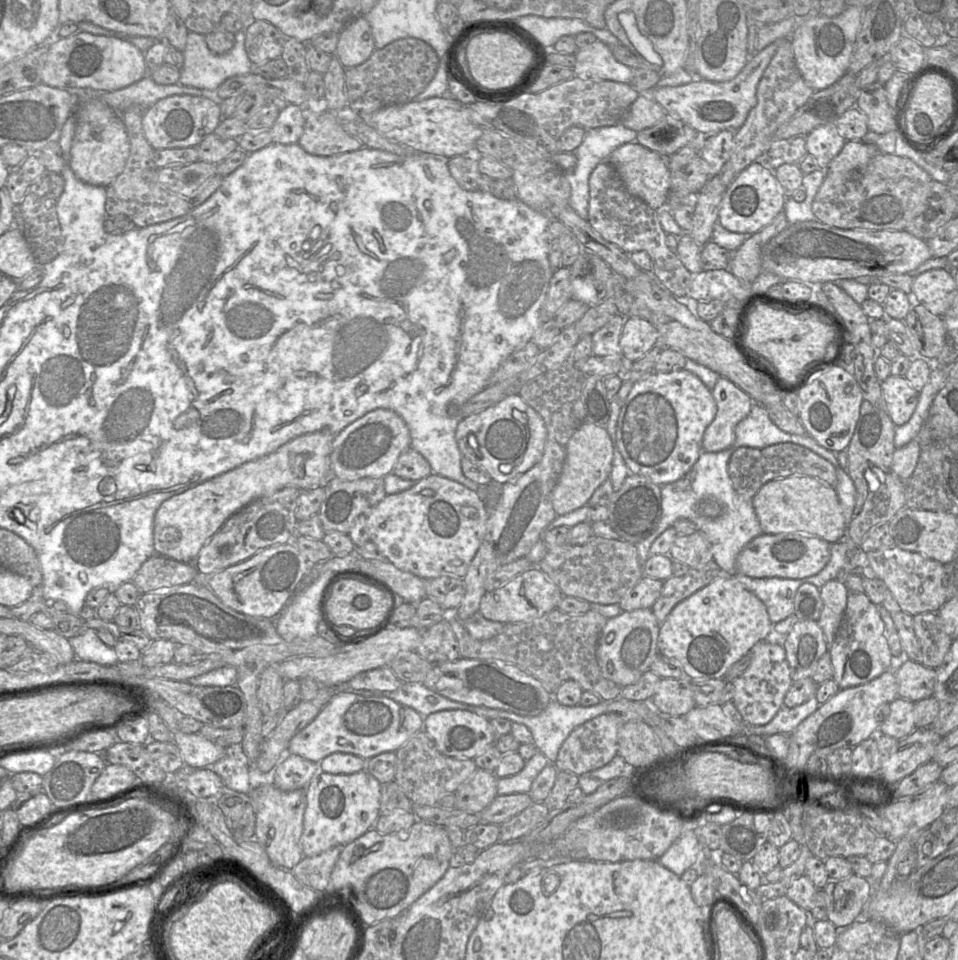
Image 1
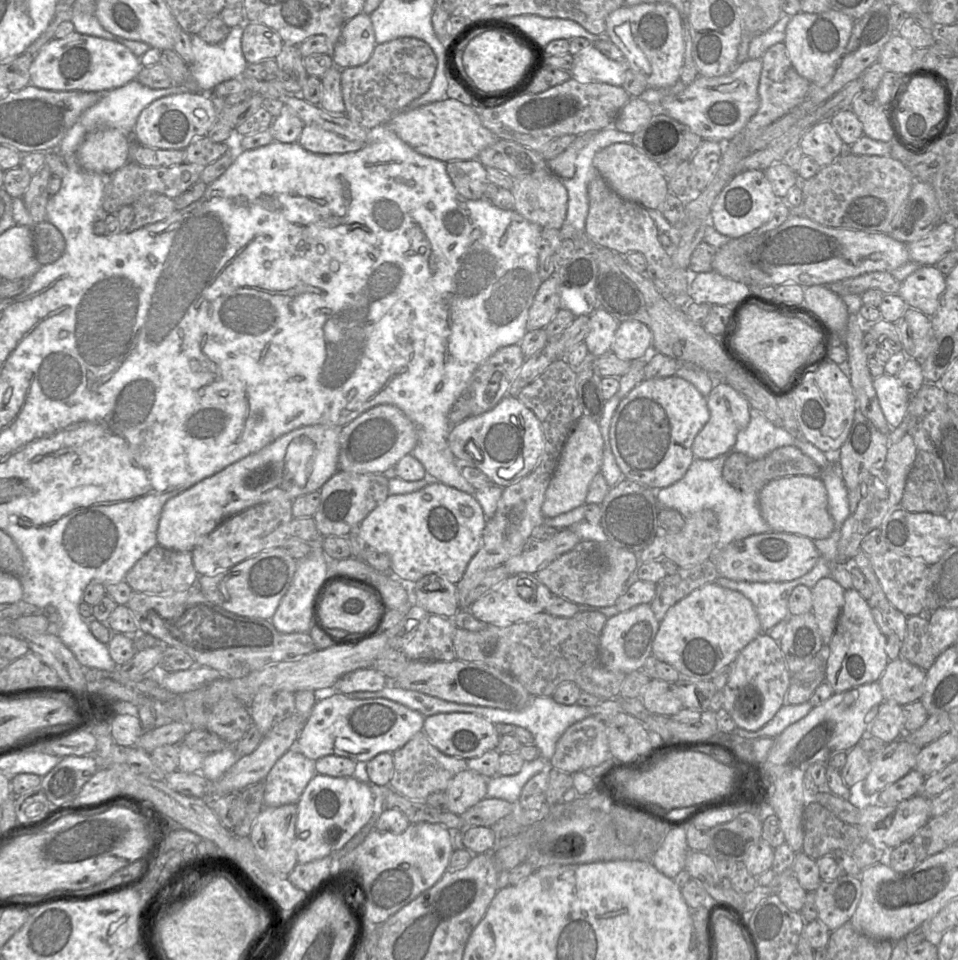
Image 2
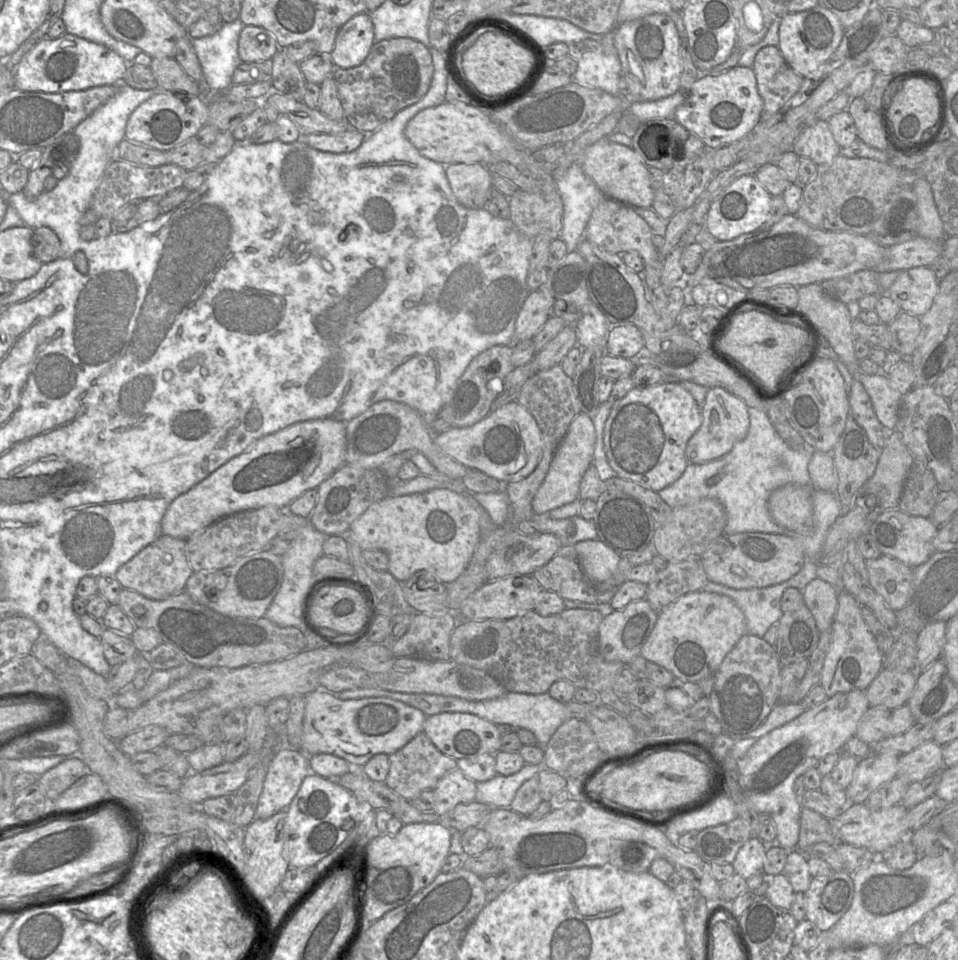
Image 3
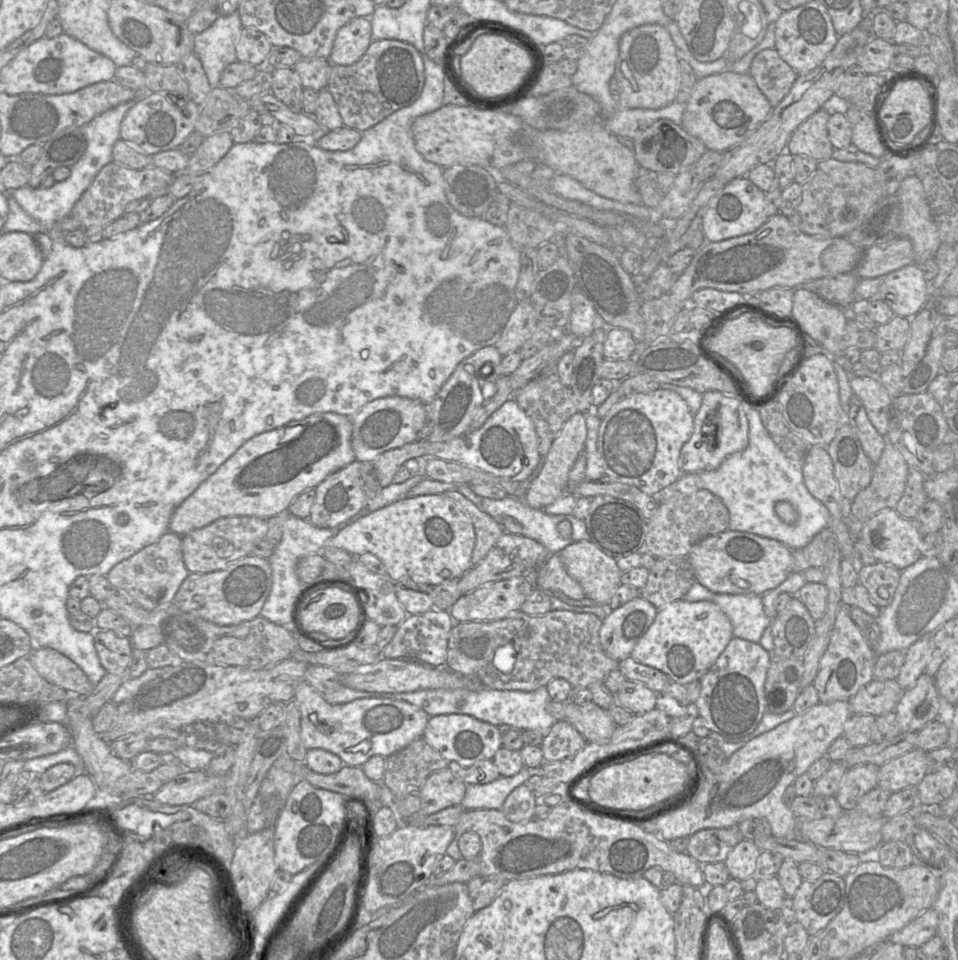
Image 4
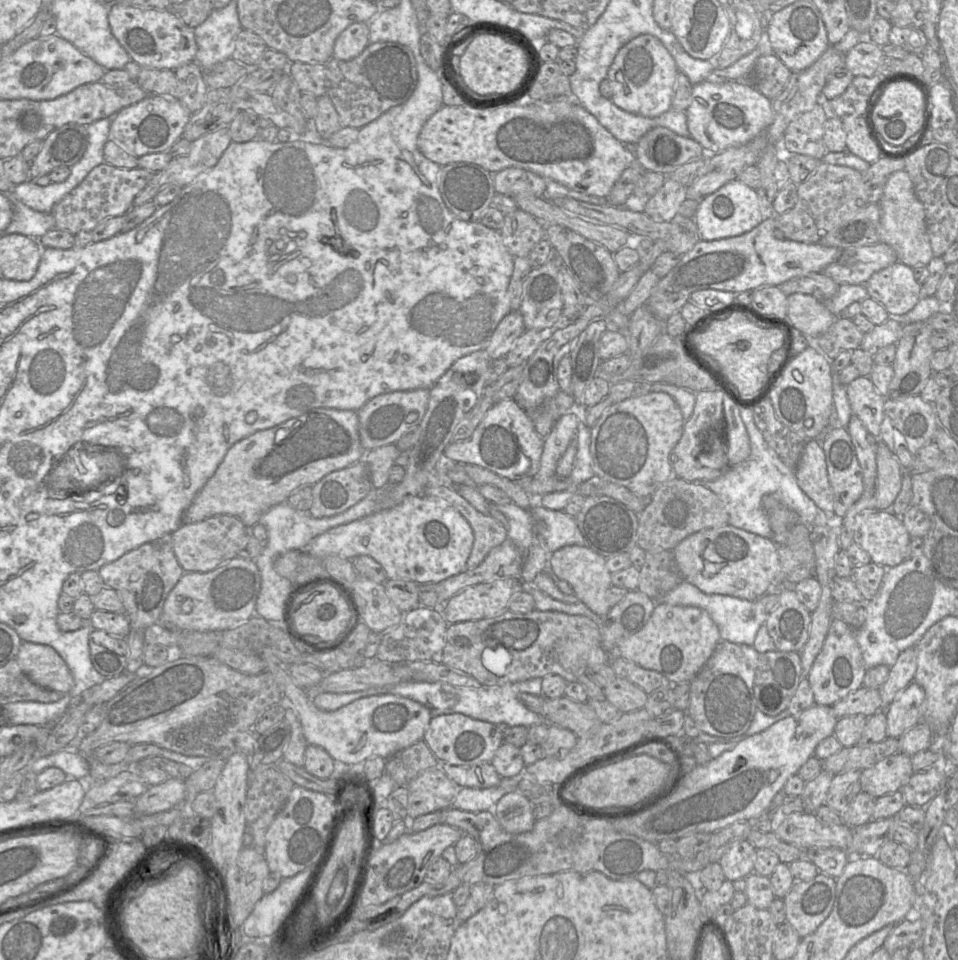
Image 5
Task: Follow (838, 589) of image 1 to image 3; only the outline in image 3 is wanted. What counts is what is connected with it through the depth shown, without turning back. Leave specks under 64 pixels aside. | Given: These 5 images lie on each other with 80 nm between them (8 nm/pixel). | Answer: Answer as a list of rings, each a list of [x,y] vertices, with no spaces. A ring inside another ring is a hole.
[[[814,579],[802,590],[805,606],[812,613],[819,632],[832,627],[839,590],[828,582]]]

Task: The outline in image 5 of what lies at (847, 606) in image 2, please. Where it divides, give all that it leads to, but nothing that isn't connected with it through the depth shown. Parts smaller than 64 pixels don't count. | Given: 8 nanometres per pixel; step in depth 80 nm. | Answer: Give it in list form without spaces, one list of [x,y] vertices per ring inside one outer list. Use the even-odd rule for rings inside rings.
[[[833,619],[821,651],[807,675],[816,705],[832,706],[849,693],[862,687],[867,668],[855,637],[855,629],[845,622]]]

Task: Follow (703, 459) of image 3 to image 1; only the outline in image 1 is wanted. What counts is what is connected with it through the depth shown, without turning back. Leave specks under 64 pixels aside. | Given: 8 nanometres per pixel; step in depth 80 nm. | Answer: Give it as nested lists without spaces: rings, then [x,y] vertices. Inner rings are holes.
[[[720,377],[712,395],[717,413],[704,432],[702,450],[720,452],[732,447],[736,426],[750,414],[754,401],[748,393],[725,377]]]

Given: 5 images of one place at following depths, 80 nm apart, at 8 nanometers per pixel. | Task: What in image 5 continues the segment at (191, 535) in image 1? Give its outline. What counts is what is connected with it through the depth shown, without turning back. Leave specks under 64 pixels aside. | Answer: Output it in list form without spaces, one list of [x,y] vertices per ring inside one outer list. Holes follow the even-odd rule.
[[[315,408],[237,441],[186,509],[183,523],[195,523],[212,516],[228,514],[239,518],[246,527],[256,524],[268,509],[286,502],[299,488],[314,485],[326,475],[363,459],[366,451],[360,443],[358,426],[358,413],[355,411]]]

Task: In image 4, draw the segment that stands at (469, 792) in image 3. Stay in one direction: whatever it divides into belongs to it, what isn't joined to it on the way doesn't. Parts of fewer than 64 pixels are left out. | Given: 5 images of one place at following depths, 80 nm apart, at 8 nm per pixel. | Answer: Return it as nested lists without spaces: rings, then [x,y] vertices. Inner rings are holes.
[[[448,768],[432,773],[419,790],[421,807],[418,814],[428,816],[461,804],[466,786]]]

